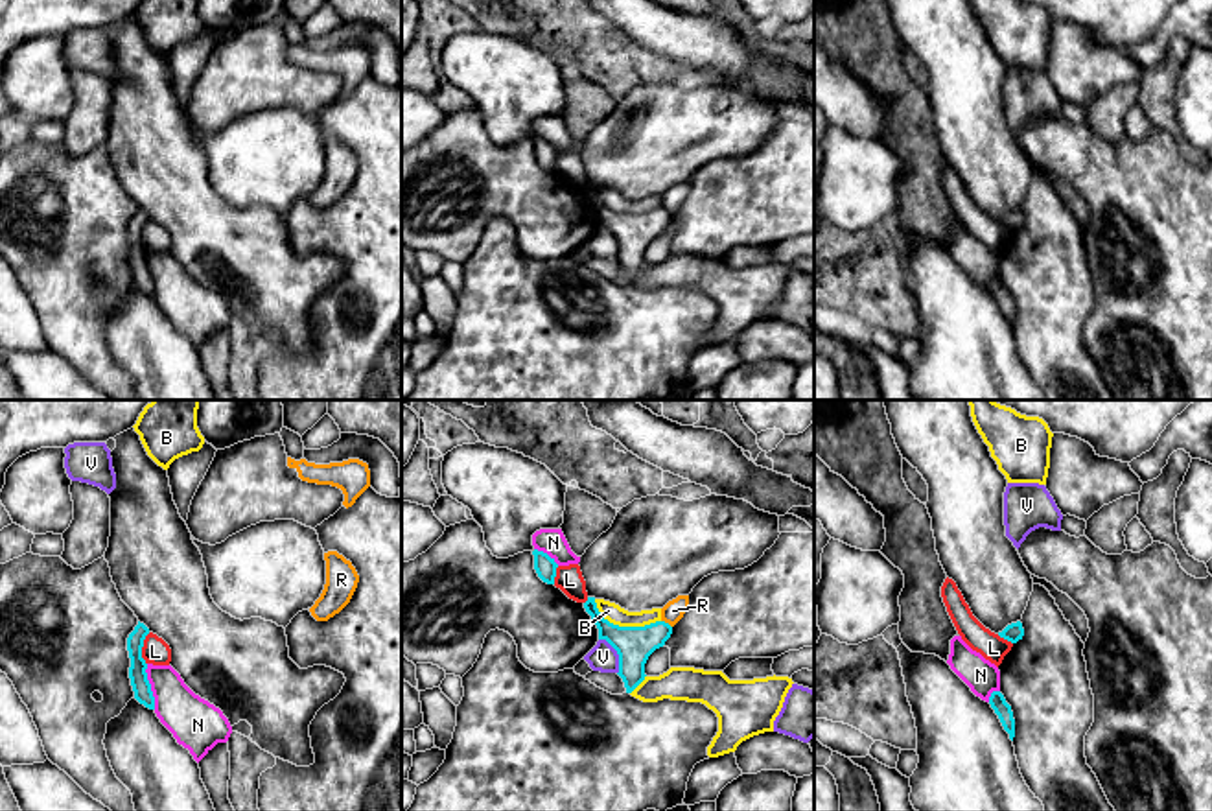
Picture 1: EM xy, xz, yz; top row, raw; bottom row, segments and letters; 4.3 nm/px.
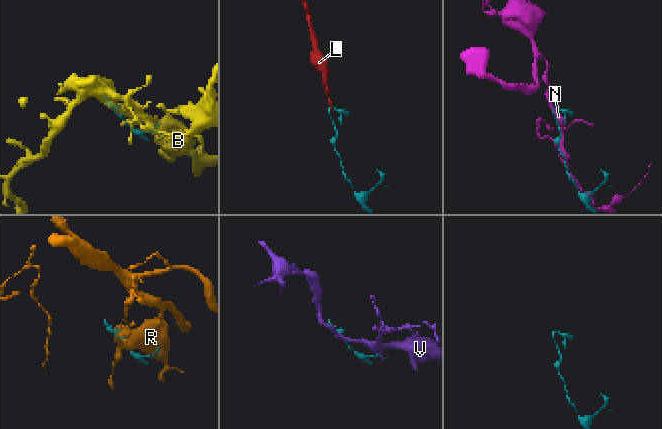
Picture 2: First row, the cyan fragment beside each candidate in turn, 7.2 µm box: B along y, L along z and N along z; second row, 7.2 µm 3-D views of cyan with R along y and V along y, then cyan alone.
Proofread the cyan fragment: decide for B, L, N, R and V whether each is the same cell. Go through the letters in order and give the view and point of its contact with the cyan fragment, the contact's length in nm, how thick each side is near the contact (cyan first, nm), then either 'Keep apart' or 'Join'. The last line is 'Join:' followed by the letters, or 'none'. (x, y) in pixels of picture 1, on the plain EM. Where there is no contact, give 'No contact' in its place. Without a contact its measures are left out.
B: Touches cyan at xz (623, 214). Shared border 320 nm. Thickness 160 nm (cyan) against 80 nm. Keep apart
L: Touches cyan at xy (140, 236). Shared border 140 nm. Thickness 80 nm (cyan) against 120 nm. Keep apart
N: Touches cyan at xy (150, 273). Shared border 200 nm. Thickness 80 nm (cyan) against 220 nm. Keep apart
R: Touches cyan at xz (667, 211). Shared border 60 nm. Thickness 160 nm (cyan) against 90 nm. Keep apart
V: Touches cyan at xz (617, 240). Shared border 180 nm. Thickness 160 nm (cyan) against 120 nm. Keep apart
Join: none

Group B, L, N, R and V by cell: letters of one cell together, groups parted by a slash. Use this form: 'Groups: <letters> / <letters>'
Groups: B / L / N / R / V

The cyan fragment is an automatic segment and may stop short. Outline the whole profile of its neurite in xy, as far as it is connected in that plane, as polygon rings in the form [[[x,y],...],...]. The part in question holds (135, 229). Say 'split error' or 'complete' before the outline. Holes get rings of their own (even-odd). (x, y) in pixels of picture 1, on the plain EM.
complete | [[[138,208],[134,217],[127,225],[127,238],[131,245],[129,265],[134,278],[134,286],[146,295],[155,297],[155,284],[146,260],[147,251],[142,245],[142,234],[147,221],[149,216]]]

